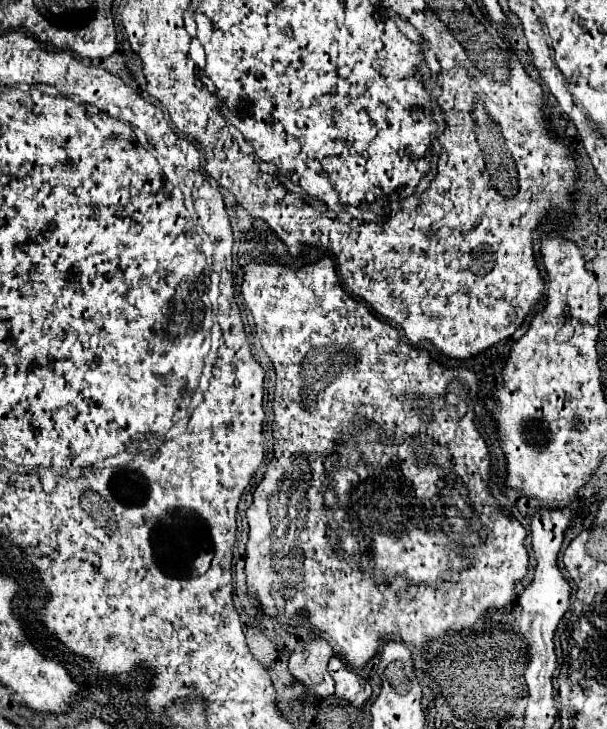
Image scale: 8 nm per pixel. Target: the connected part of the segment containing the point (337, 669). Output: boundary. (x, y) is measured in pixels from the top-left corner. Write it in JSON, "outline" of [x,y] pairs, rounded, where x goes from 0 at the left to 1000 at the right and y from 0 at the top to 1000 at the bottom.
{"outline":[[[545,901],[542,923],[552,931],[552,953],[595,975],[611,956],[611,940],[598,929],[578,923],[555,901]]]}

